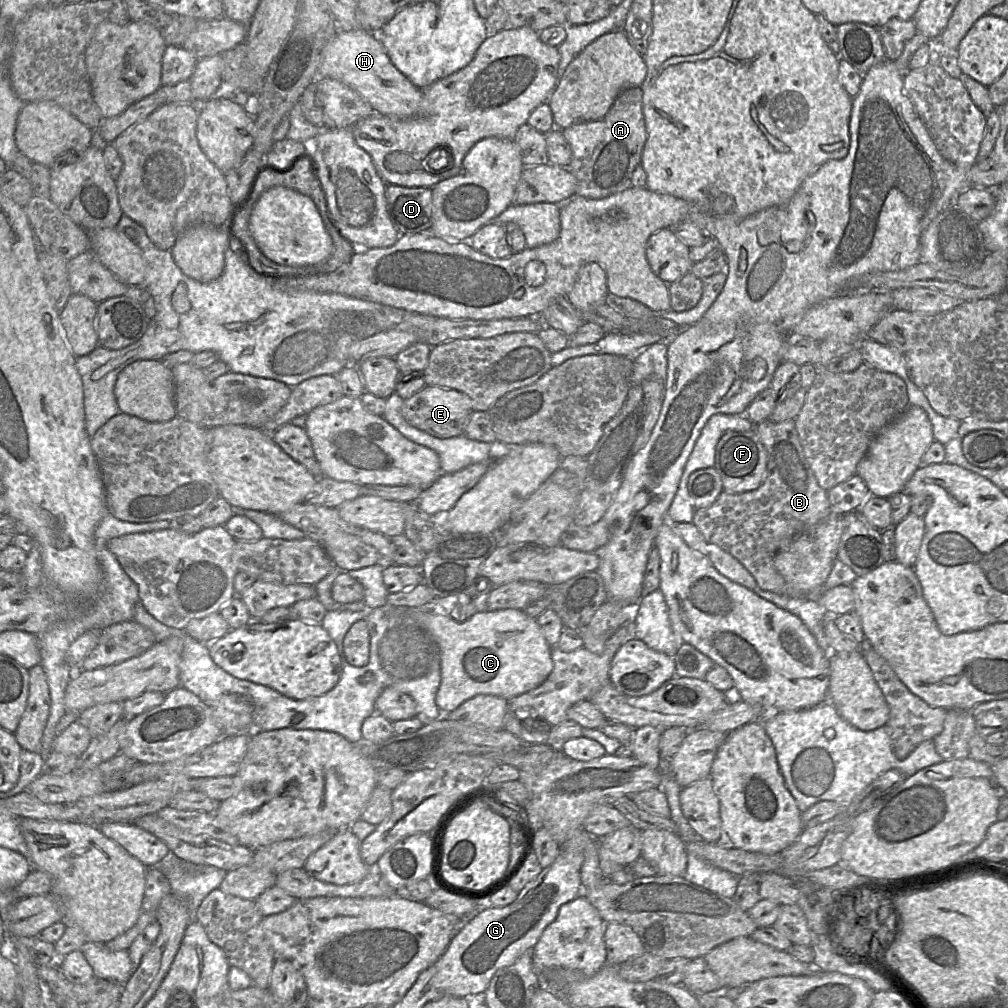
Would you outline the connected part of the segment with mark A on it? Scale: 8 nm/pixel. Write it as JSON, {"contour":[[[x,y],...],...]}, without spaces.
{"contour":[[[641,87],[625,89],[618,95],[602,119],[578,123],[562,130],[563,136],[572,150],[572,161],[567,168],[577,180],[577,196],[602,199],[624,191],[631,186],[632,173],[641,163],[643,148],[647,140],[642,101]]]}

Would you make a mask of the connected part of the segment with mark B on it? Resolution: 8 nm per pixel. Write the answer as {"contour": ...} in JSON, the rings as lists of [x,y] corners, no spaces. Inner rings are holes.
{"contour":[[[768,419],[755,425],[755,430],[767,452],[767,466],[762,484],[756,490],[744,493],[728,493],[723,490],[712,506],[707,509],[695,509],[692,523],[707,541],[718,545],[743,564],[762,590],[796,598],[806,597],[808,595],[787,584],[776,570],[774,558],[797,535],[815,526],[830,514],[833,509],[828,500],[828,492],[818,484],[806,460],[796,432],[795,419],[778,423]]]}

